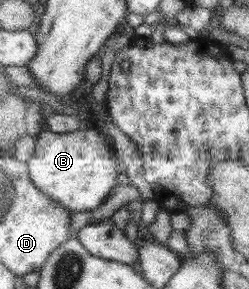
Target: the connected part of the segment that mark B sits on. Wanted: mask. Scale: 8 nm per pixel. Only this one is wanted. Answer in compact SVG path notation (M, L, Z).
M84 128L76 132L60 134L42 131L36 139L32 157L27 161L31 179L37 187L54 201L72 212L94 212L110 199L118 186L118 170L112 166L112 154L106 152L110 142L104 133Z

